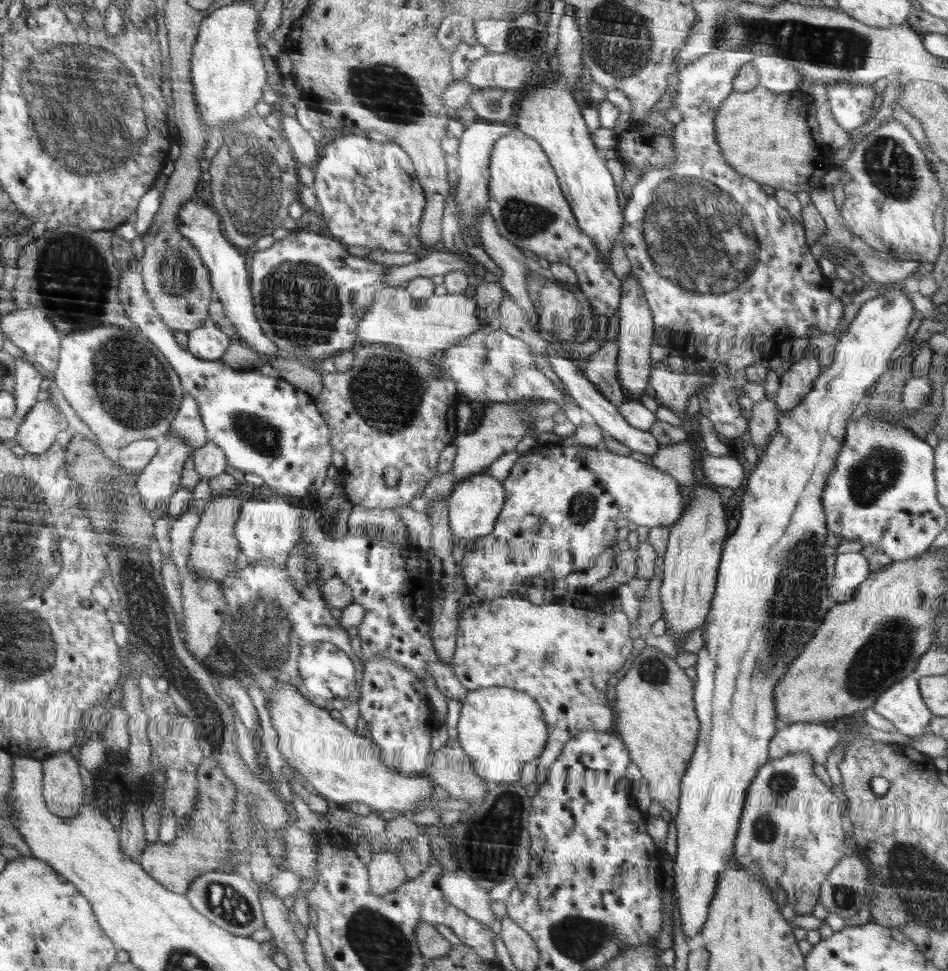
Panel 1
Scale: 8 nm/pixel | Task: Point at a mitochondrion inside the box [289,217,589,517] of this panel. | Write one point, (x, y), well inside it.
(388, 391)

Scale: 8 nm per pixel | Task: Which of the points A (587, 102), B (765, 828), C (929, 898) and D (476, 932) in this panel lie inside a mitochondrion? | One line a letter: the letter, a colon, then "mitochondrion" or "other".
A: other
B: mitochondrion
C: mitochondrion
D: other

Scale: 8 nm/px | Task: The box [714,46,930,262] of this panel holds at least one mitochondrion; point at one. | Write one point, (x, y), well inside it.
(889, 166)

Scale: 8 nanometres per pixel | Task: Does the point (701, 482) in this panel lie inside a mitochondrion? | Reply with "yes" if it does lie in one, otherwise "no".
no

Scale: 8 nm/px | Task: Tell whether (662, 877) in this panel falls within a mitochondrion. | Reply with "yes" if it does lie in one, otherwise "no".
no

